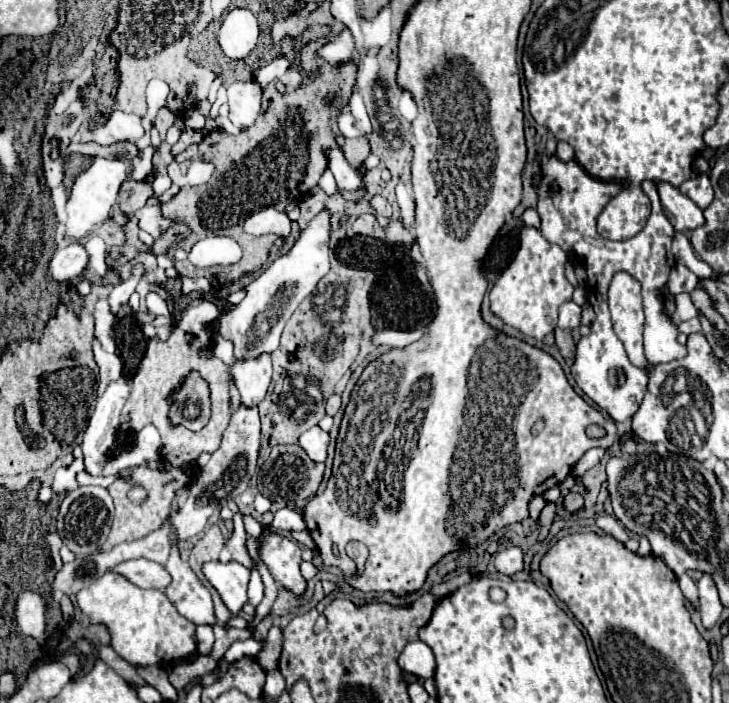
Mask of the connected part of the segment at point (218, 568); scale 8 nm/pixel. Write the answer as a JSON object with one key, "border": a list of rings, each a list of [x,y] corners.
{"border":[[[207,562],[203,566],[203,574],[209,584],[219,592],[225,606],[235,614],[247,602],[247,582],[249,568],[239,562]]]}

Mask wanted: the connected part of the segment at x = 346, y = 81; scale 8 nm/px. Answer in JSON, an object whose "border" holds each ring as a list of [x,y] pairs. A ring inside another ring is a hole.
{"border":[[[317,44],[305,48],[303,62],[313,64],[315,78],[305,80],[295,92],[289,92],[289,78],[269,82],[267,88],[263,90],[263,98],[267,104],[263,106],[263,112],[259,114],[257,122],[251,128],[243,130],[237,136],[213,130],[201,140],[199,154],[203,154],[203,158],[211,158],[217,164],[215,176],[203,186],[183,186],[169,202],[161,204],[163,216],[171,216],[177,224],[185,224],[191,230],[187,238],[177,240],[167,252],[167,258],[173,260],[173,266],[181,276],[189,278],[205,276],[211,282],[211,288],[219,290],[249,272],[257,272],[265,264],[277,236],[273,234],[251,236],[243,230],[245,220],[267,206],[273,206],[275,210],[285,210],[287,202],[289,204],[299,202],[307,192],[311,192],[317,186],[321,174],[329,166],[329,156],[325,154],[325,150],[339,148],[351,168],[359,168],[365,156],[371,152],[365,136],[345,138],[343,146],[339,146],[335,140],[337,136],[341,136],[337,120],[355,90],[357,60],[351,58],[349,62],[345,62],[345,66],[341,66],[341,70],[333,70],[329,62],[315,56],[317,54],[315,48]],[[333,90],[337,90],[341,98],[337,98],[337,106],[325,106],[325,94],[333,94]],[[211,234],[229,236],[237,240],[237,244],[243,248],[241,262],[233,266],[195,268],[185,260],[175,258],[177,248],[193,246],[197,240]]]}

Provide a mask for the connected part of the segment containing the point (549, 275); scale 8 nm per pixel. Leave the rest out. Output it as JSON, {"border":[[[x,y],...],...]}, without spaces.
{"border":[[[521,226],[519,246],[509,266],[489,286],[491,312],[507,326],[513,326],[535,340],[543,340],[557,326],[557,308],[573,296],[573,286],[565,278],[567,260],[565,250],[549,244],[537,228]]]}

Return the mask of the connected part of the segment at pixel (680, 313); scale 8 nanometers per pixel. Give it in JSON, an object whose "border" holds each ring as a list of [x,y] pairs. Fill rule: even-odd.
{"border":[[[687,292],[677,294],[677,296],[675,296],[675,304],[677,304],[677,310],[675,310],[675,314],[673,314],[673,322],[675,322],[675,324],[697,316],[697,308],[693,306],[691,296],[689,296]]]}

